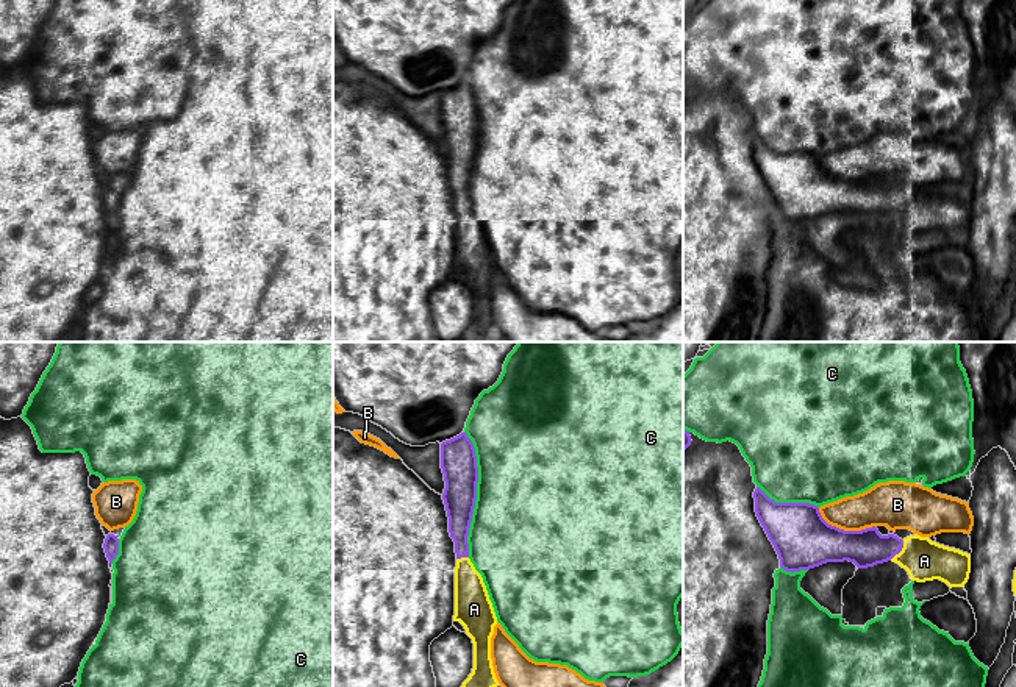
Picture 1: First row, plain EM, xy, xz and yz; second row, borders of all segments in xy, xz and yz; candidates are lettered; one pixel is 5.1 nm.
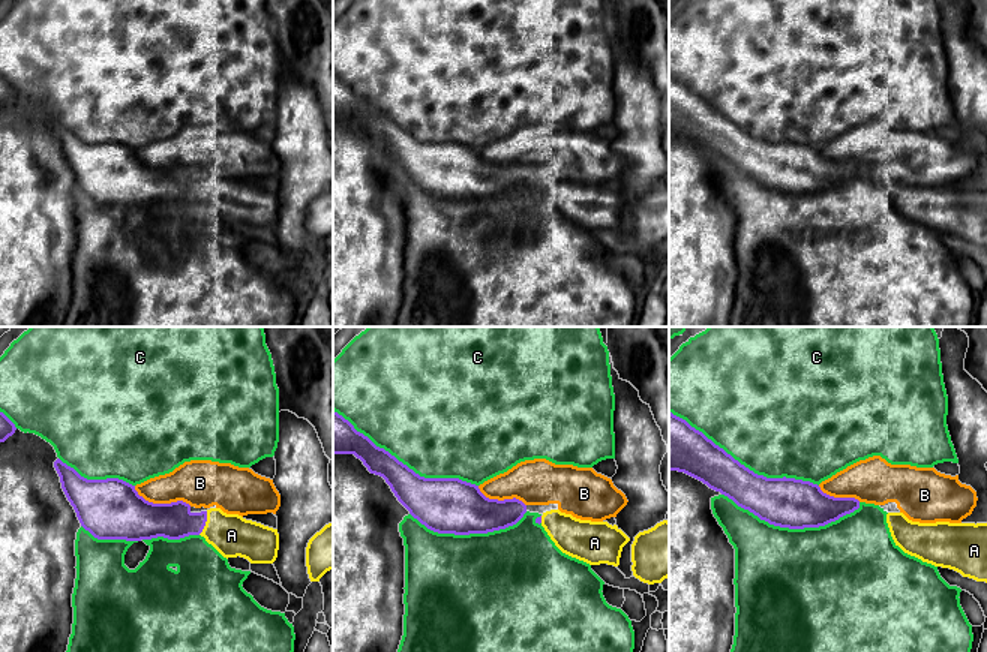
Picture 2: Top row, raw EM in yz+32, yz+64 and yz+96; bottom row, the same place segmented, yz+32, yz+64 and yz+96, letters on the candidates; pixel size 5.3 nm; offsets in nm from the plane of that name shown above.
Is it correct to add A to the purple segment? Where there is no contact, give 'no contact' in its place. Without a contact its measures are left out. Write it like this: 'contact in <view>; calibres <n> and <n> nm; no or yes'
contact in yz; calibres 190 and 200 nm; yes

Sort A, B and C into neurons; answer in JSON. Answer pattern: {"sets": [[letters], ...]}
{"sets": [["A"], ["B"], ["C"]]}

